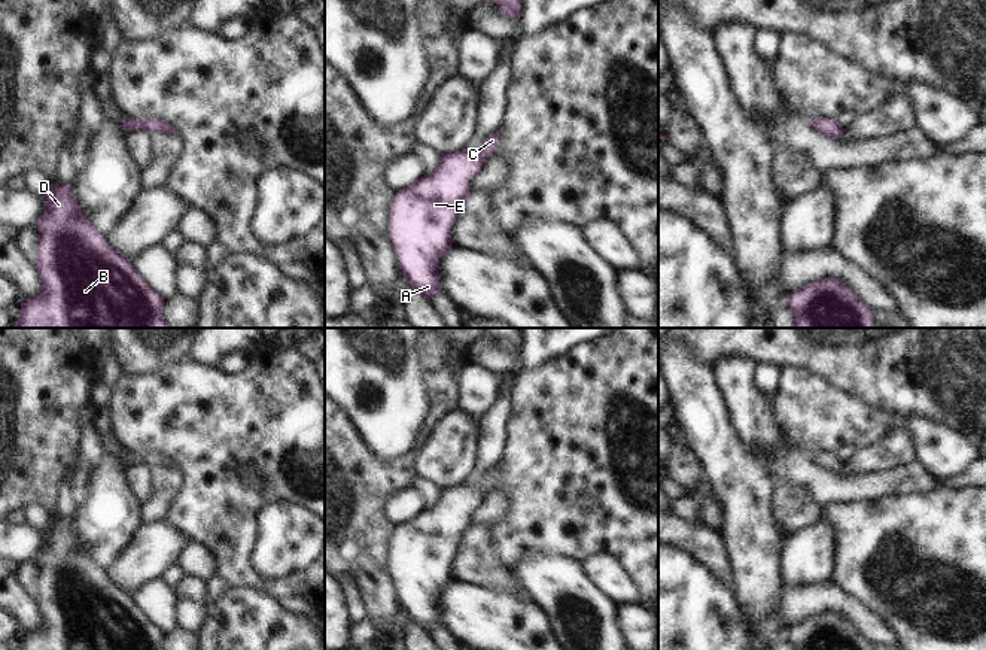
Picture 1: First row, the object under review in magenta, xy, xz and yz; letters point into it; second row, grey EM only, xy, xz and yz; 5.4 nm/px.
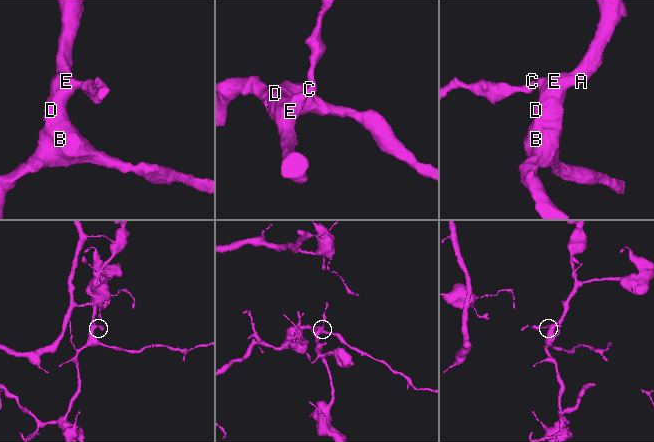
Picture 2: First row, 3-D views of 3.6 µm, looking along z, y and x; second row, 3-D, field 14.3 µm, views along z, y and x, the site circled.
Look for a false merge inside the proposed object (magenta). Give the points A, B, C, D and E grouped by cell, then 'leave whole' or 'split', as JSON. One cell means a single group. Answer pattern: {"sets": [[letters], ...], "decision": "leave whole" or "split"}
{"sets": [["A", "B", "C", "D", "E"]], "decision": "leave whole"}

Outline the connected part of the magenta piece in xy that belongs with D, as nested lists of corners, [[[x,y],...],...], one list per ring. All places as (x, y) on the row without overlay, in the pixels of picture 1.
[[[54,517],[37,553],[42,626],[21,634],[19,650],[162,650],[164,632],[118,587],[83,549],[71,519]]]

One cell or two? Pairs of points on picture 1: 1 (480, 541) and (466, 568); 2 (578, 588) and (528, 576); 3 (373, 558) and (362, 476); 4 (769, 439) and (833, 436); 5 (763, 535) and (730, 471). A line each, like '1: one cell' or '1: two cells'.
1: one cell
2: one cell
3: one cell
4: two cells
5: one cell

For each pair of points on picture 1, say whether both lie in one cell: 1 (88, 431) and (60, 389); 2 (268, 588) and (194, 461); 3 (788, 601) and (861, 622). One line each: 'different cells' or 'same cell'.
1: different cells
2: same cell
3: same cell

